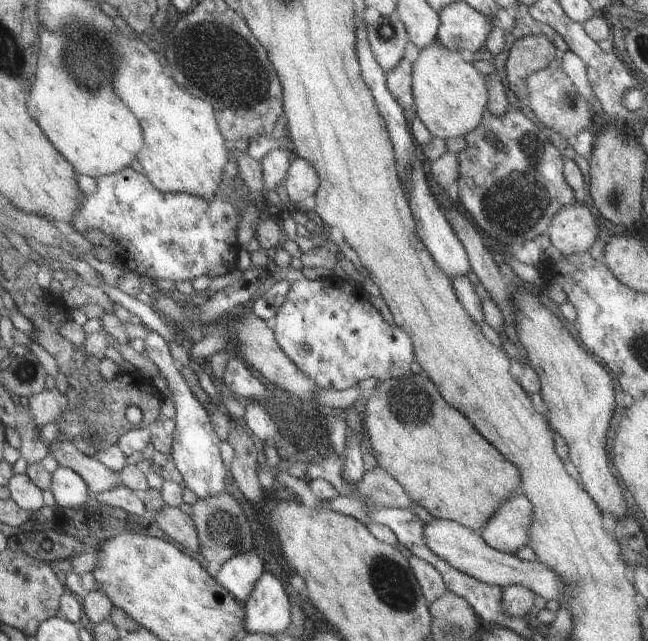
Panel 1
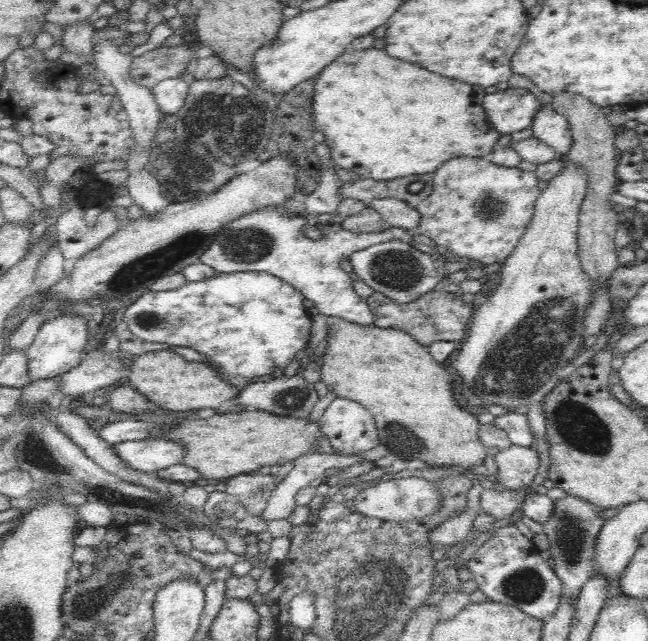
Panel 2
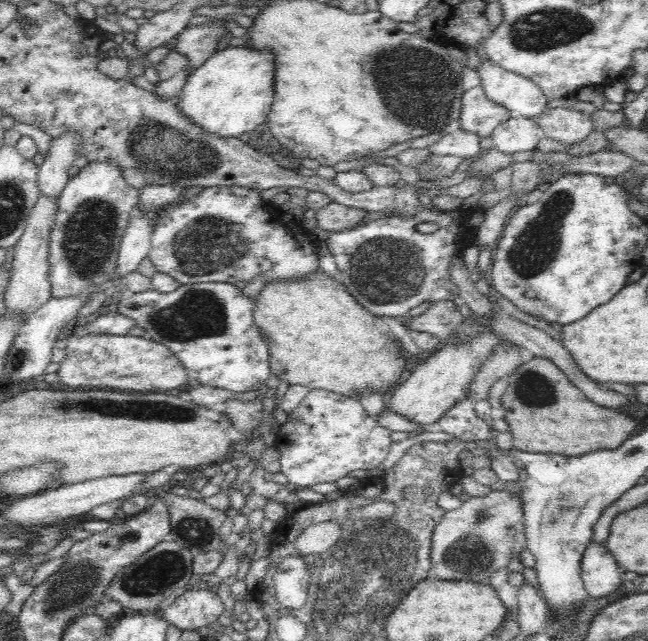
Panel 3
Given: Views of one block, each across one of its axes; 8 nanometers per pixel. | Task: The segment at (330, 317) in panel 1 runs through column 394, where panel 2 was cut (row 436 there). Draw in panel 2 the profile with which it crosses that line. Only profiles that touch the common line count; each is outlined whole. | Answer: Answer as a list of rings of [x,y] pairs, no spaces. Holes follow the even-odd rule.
[[[336,397],[319,418],[323,432],[337,454],[358,454],[379,445],[378,429],[370,412],[353,400]]]

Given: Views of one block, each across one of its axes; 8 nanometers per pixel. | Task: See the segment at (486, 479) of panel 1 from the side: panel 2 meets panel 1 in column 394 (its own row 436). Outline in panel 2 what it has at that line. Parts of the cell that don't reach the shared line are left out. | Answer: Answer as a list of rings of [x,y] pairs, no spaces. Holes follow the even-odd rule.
[[[328,317],[327,325],[329,328],[329,333],[327,334],[328,348],[326,348],[326,354],[324,354],[324,364],[321,372],[322,382],[327,384],[328,389],[334,390],[338,397],[346,400],[353,400],[361,404],[366,411],[370,412],[374,419],[376,429],[378,429],[379,444],[386,446],[389,453],[395,454],[398,459],[402,460],[410,461],[418,458],[418,460],[426,462],[430,467],[454,467],[454,469],[458,469],[462,474],[465,474],[468,470],[473,472],[474,467],[484,465],[484,460],[488,459],[488,447],[482,444],[479,437],[479,430],[482,426],[478,420],[479,414],[468,412],[457,403],[457,397],[454,397],[454,392],[452,390],[456,376],[453,376],[442,363],[438,363],[434,360],[432,355],[430,355],[428,347],[422,346],[417,340],[414,340],[413,336],[406,334],[406,332],[394,330],[393,328],[381,329],[376,327],[375,324],[364,327],[340,318]]]

